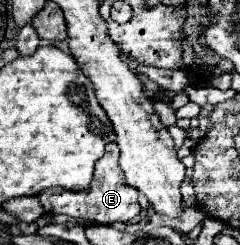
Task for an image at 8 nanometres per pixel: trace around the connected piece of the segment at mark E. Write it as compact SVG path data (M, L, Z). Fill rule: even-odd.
M112 142L106 146L106 154L108 156L108 166L96 166L94 172L94 180L90 184L88 192L70 192L70 190L62 190L62 188L50 188L46 192L38 194L38 200L44 208L44 212L54 212L54 214L68 214L70 218L82 220L86 224L112 224L116 220L128 222L134 216L140 214L140 204L138 204L138 190L130 188L130 184L126 184L124 176L122 176L122 168L118 164L118 144Z

